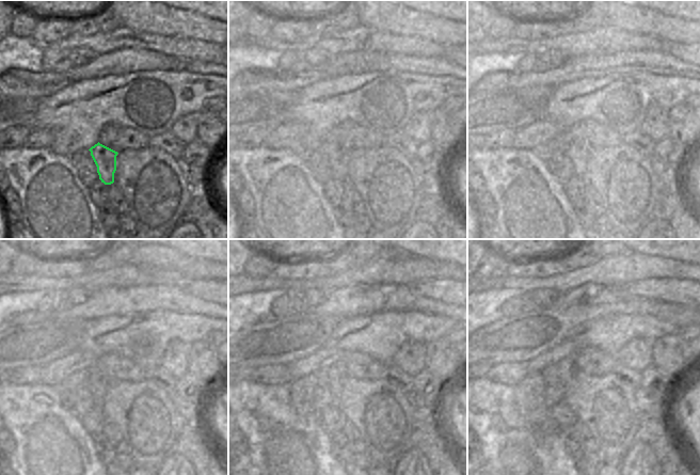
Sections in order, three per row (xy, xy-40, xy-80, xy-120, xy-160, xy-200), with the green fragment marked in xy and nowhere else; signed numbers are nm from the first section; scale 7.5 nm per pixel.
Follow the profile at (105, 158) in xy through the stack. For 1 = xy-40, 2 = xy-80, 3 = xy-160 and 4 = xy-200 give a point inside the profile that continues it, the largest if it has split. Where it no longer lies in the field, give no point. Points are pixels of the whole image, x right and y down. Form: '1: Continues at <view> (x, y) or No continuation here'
1: Continues at xy-40 (338, 156)
2: Continues at xy-80 (577, 149)
3: Continues at xy-160 (333, 377)
4: Continues at xy-200 (559, 377).

